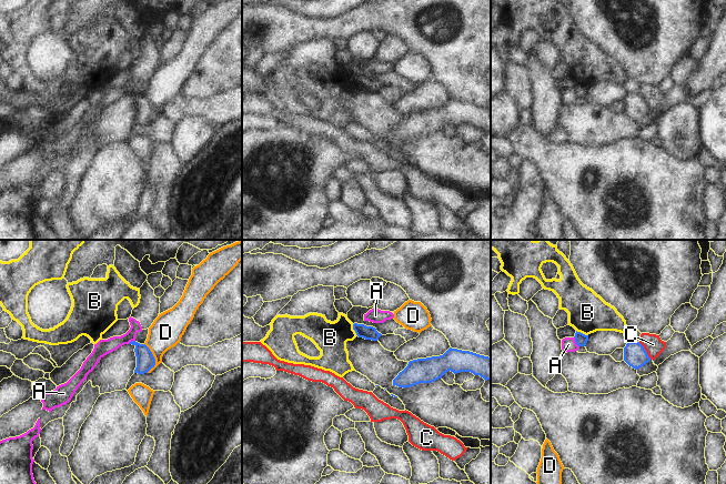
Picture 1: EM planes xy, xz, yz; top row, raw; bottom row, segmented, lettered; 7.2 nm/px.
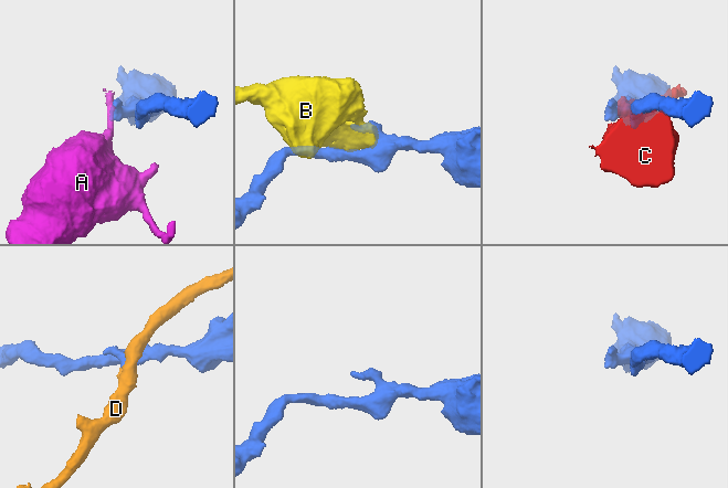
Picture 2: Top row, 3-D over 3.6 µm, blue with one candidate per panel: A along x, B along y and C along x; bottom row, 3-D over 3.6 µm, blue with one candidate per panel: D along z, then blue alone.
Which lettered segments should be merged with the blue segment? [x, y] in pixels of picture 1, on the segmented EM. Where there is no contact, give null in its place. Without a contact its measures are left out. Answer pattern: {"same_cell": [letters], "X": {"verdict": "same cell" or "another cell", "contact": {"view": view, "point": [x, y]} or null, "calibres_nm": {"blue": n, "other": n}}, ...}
{"same_cell": [], "A": {"verdict": "another cell", "contact": {"view": "yz", "point": [575, 341]}, "calibres_nm": {"blue": 90, "other": 110}}, "B": {"verdict": "another cell", "contact": {"view": "xz", "point": [354, 330]}, "calibres_nm": {"blue": 100, "other": 240}}, "C": {"verdict": "another cell", "contact": {"view": "yz", "point": [645, 351]}, "calibres_nm": {"blue": 170, "other": 140}}, "D": {"verdict": "another cell", "contact": {"view": "xy", "point": [153, 358]}, "calibres_nm": {"blue": 140, "other": 240}}}

